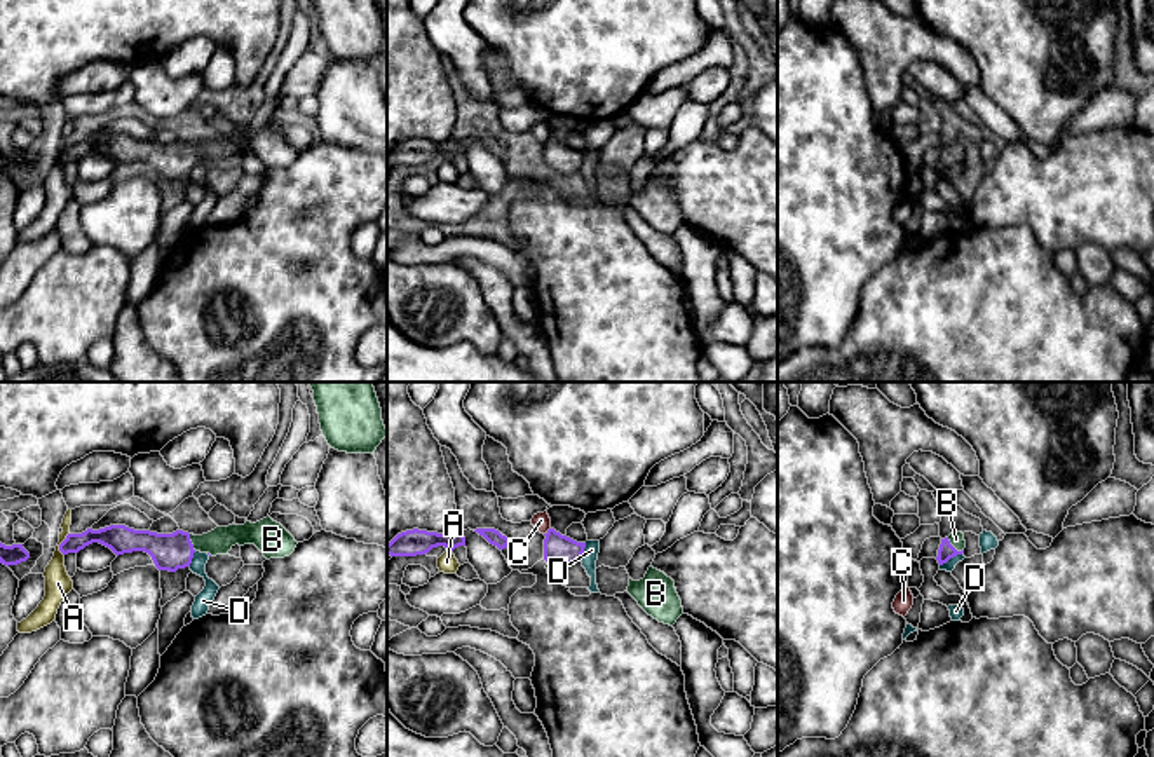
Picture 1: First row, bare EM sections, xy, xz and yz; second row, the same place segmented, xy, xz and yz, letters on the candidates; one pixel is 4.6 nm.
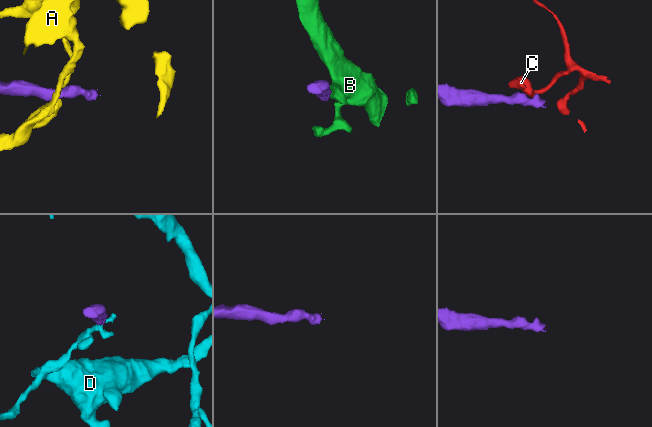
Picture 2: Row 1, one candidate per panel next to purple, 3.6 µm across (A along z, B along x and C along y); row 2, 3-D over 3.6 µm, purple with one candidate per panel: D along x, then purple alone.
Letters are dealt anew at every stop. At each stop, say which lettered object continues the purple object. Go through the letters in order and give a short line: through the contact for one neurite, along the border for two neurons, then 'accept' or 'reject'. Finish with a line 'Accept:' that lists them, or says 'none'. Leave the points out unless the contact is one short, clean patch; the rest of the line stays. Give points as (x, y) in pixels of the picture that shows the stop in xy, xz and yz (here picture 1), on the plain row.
A: xy (68, 142), (60, 154), (63, 164) | reject
B: yz (945, 161), (952, 156), (956, 149) | accept
C: reject
D: yz (961, 163), (940, 175) | reject
Accept: B

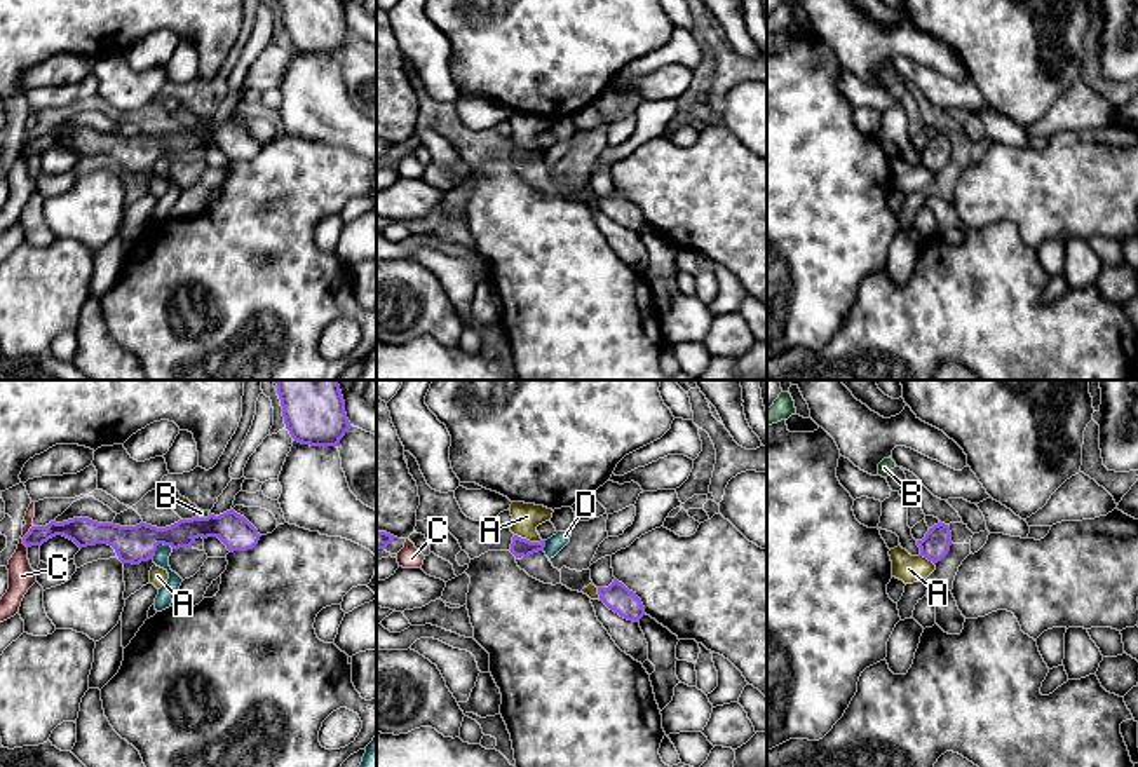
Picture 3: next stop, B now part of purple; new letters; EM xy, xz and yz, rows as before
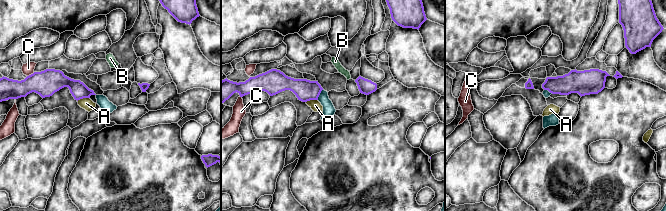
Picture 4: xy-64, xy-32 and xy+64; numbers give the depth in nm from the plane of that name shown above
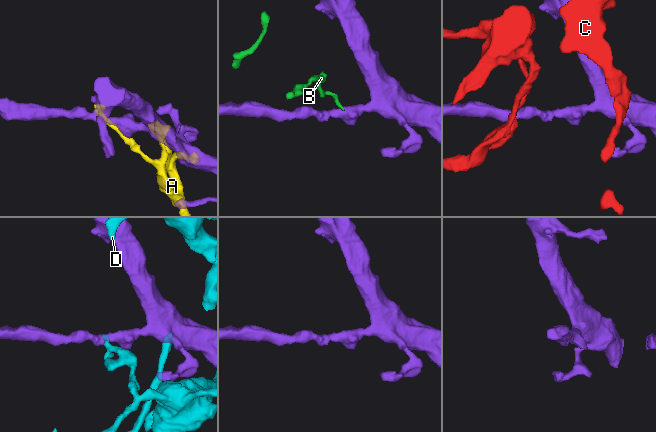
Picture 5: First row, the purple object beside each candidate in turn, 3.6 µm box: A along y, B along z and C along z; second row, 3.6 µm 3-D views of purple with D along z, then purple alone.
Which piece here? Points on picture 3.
A: xz (514, 143), (530, 150), (541, 150) | reject
B: reject
C: xy (32, 135), (23, 147), (27, 157) | reject
D: reject
Accept: none

